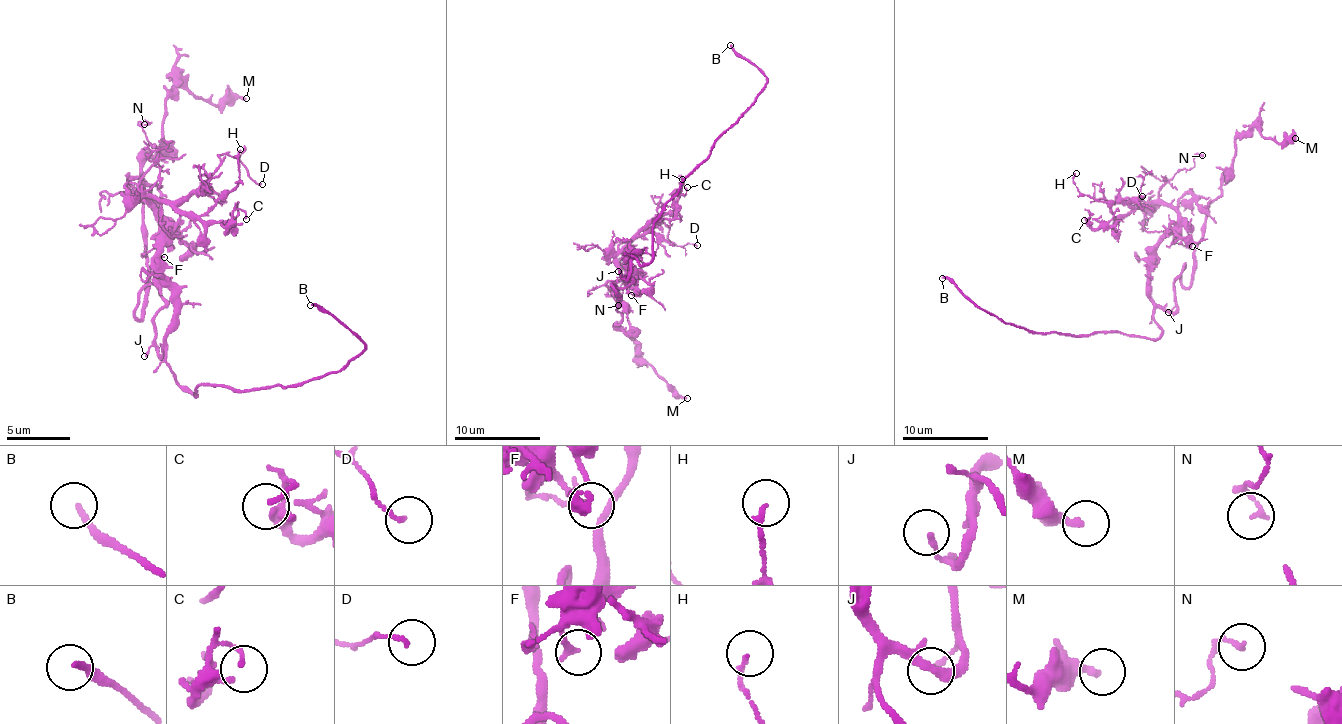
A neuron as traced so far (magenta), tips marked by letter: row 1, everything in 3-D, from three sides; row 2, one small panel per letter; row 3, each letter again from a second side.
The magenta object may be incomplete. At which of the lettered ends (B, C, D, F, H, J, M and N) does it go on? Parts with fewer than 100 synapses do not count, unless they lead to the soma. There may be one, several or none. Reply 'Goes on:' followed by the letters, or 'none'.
Goes on: B

